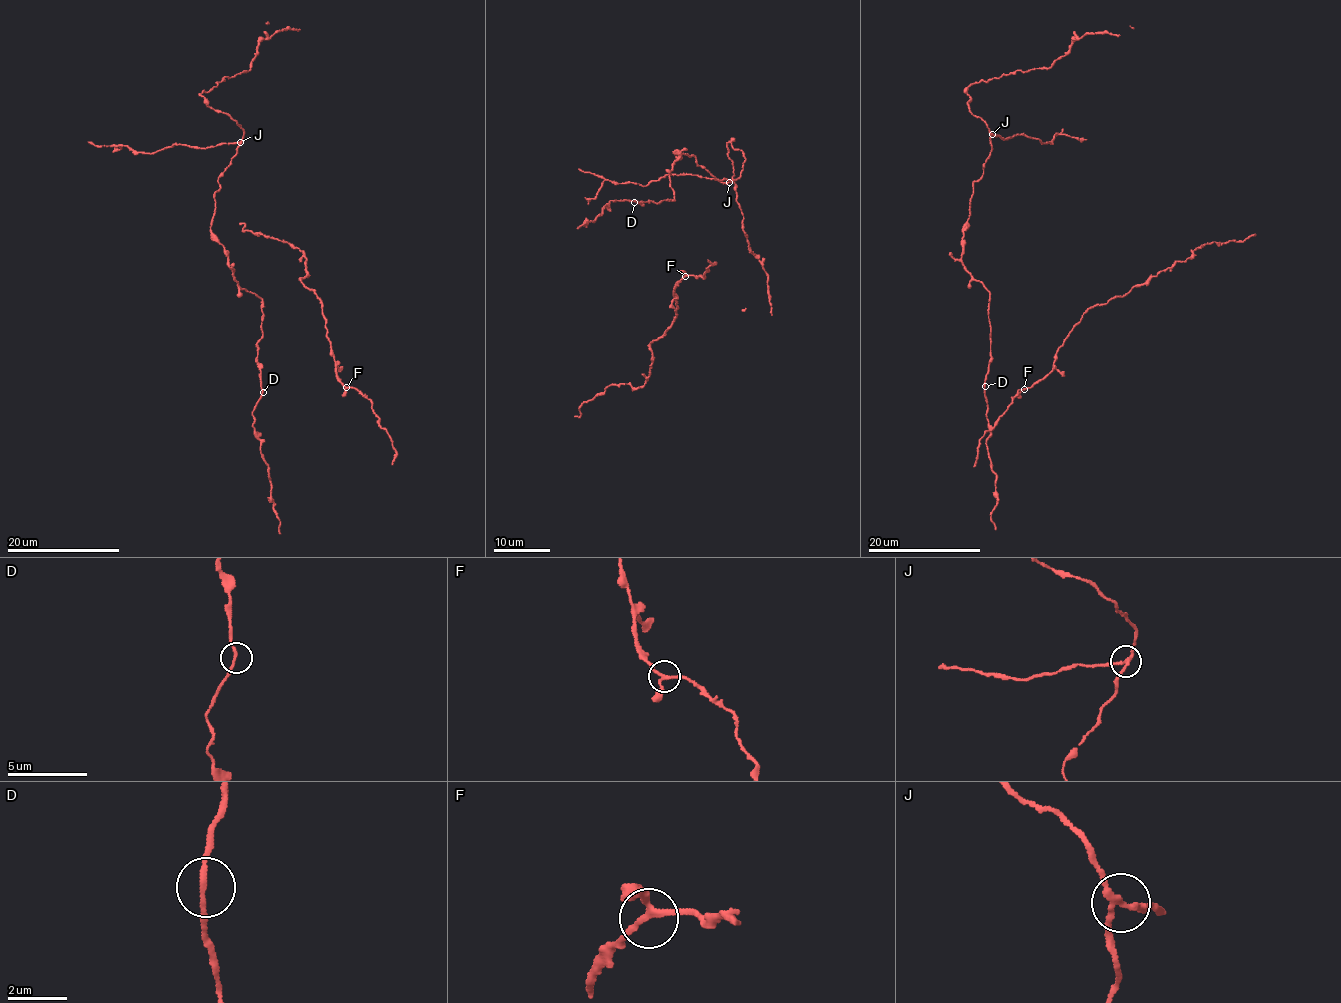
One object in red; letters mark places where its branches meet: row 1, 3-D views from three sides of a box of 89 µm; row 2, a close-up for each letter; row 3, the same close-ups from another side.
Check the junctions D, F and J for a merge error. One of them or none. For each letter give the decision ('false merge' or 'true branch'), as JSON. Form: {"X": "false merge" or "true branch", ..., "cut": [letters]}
{"D": "true branch", "F": "true branch", "J": "false merge", "cut": ["J"]}

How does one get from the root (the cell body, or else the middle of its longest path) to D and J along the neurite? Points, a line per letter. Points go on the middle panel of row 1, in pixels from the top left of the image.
D: (670, 199), (634, 202)
J: (670, 199), (669, 175), (681, 156), (676, 151), (693, 156), (696, 165), (729, 181)

